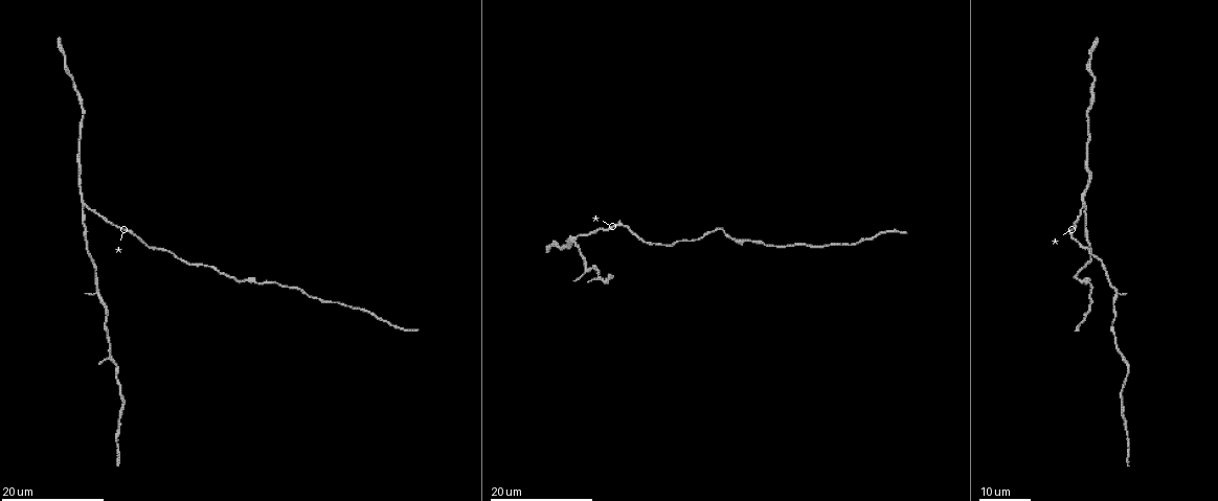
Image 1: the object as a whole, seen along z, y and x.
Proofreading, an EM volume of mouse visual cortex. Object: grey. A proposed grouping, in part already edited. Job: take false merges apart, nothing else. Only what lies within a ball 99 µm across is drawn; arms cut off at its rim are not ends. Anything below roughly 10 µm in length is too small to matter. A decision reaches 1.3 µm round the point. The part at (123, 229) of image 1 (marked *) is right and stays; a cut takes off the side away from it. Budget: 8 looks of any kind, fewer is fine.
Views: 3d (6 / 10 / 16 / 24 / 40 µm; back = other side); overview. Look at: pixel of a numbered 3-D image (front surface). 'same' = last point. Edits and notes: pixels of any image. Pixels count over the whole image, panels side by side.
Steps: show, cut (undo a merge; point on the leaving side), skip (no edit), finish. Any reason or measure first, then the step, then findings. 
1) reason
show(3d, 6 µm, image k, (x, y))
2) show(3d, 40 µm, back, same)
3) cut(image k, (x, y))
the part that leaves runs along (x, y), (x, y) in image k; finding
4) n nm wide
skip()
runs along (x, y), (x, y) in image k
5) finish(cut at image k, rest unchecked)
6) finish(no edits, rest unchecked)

calibre changes
show(3d, 24 µm, image 1, (108, 314))

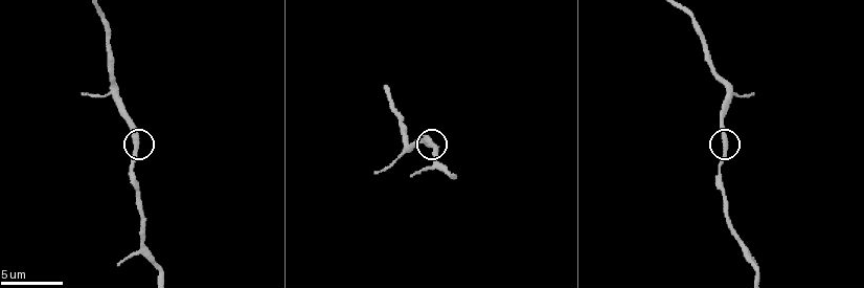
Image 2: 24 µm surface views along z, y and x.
zoom in
show(3d, 10 µm, image 2, (724, 149))

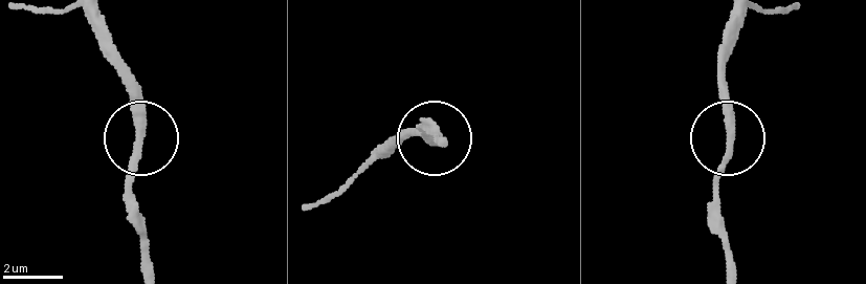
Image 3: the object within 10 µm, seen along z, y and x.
skip()
runs along (736, 13), (722, 73), (729, 156), (713, 205) in image 3; all the same neuron

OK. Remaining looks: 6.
two arms in line, one across
show(3d, 10 µm, image 2, (741, 243))

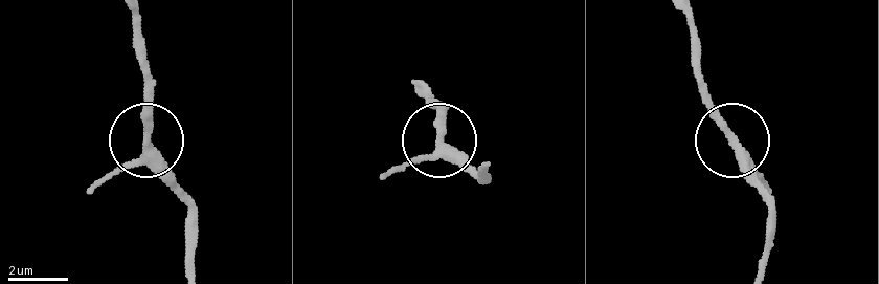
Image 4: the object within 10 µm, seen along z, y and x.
show(3d, 10 µm, back, image 4, (735, 144))

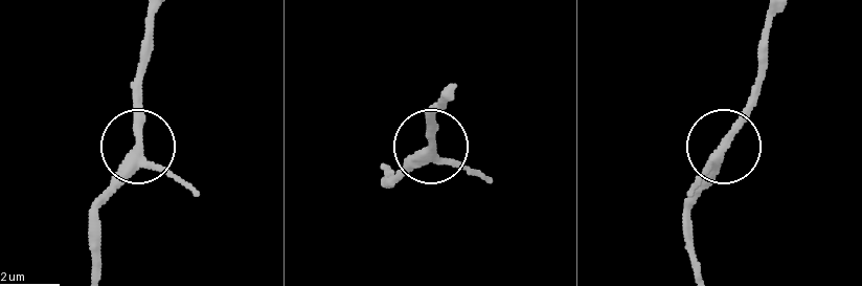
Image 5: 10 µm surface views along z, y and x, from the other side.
skip()
runs along (155, 17), (139, 85), (139, 145), (97, 195) in image 5; all the same neuron

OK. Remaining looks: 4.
three arms meet
show(3d, 24 µm, image 1, (84, 202))

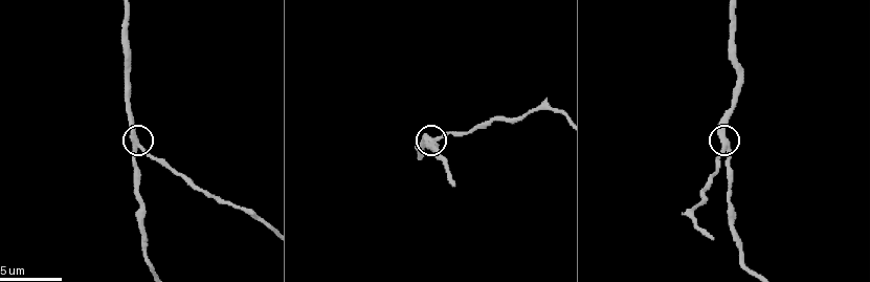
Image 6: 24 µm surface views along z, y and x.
show(3d, 6 µm, image 6, (136, 146))

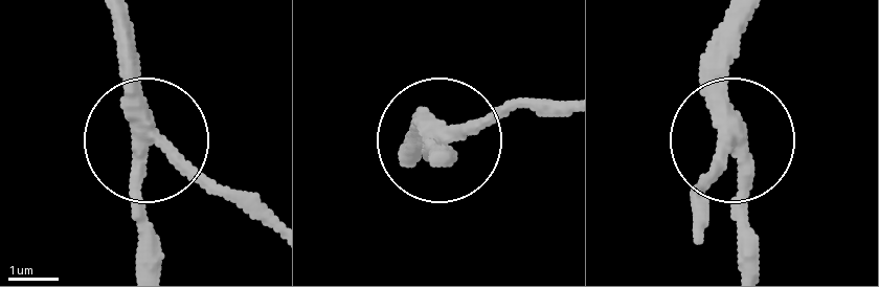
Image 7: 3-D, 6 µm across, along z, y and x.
3 arms
skip()
runs along (273, 227), (161, 152), (128, 15) in image 7; all the same neuron

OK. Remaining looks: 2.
thin arm on a thick one
show(3d, 16 µm, image 1, (255, 282))

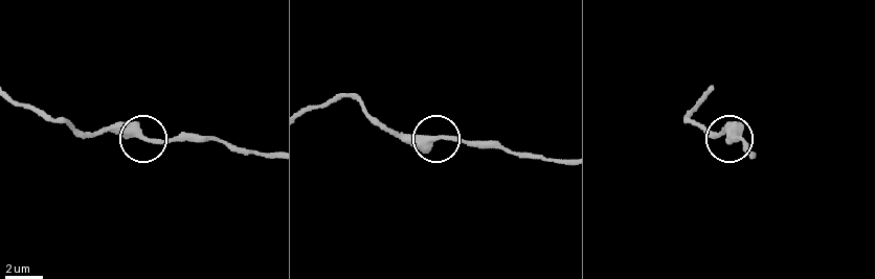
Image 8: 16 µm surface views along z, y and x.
show(3d, 10 µm, image 8, (731, 132))

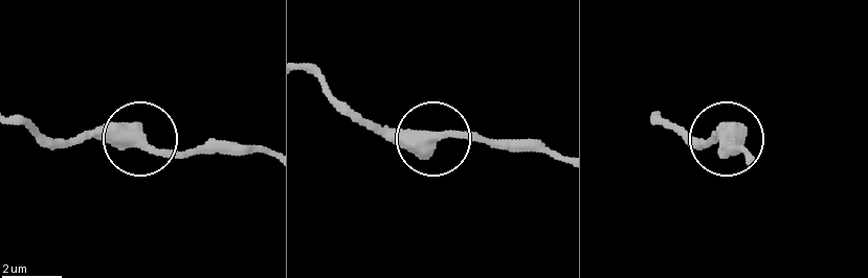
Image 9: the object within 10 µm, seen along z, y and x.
3 arms
skip()
runs along (309, 73), (370, 123), (444, 138), (509, 138) in image 9; all the same neuron

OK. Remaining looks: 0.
finish(no edits, rest unchecked)

